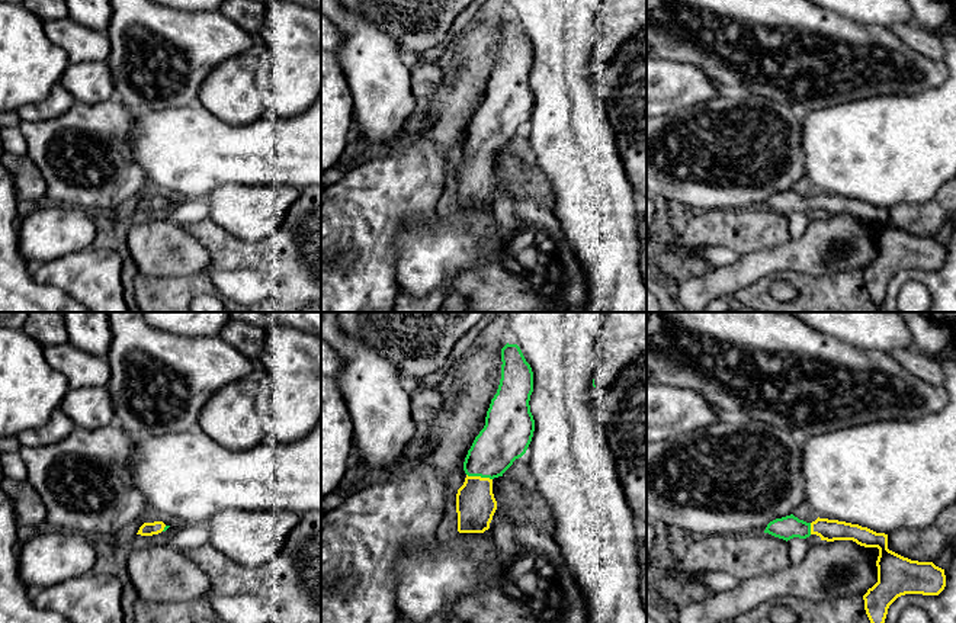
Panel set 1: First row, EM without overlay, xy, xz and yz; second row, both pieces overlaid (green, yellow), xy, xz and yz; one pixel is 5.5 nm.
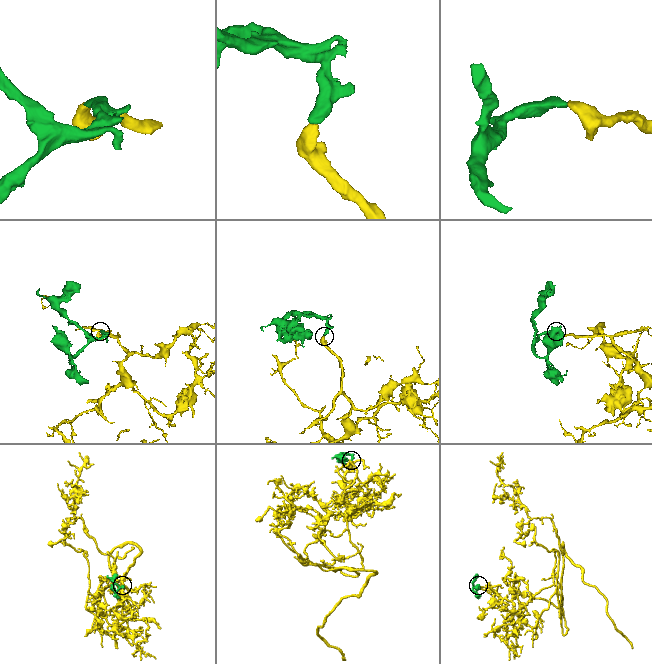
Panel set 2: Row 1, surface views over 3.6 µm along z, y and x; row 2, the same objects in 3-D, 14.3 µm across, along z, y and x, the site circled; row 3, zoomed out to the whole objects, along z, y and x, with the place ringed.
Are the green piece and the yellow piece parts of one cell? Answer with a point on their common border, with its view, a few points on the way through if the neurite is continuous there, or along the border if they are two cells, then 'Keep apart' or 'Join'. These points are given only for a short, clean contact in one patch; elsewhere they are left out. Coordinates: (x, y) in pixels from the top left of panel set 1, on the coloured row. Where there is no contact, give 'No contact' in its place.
Touches green at xz (480, 475). Join

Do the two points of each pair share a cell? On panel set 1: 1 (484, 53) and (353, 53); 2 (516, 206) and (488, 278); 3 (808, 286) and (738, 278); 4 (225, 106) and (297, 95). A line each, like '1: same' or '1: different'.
1: different
2: same
3: different
4: different

